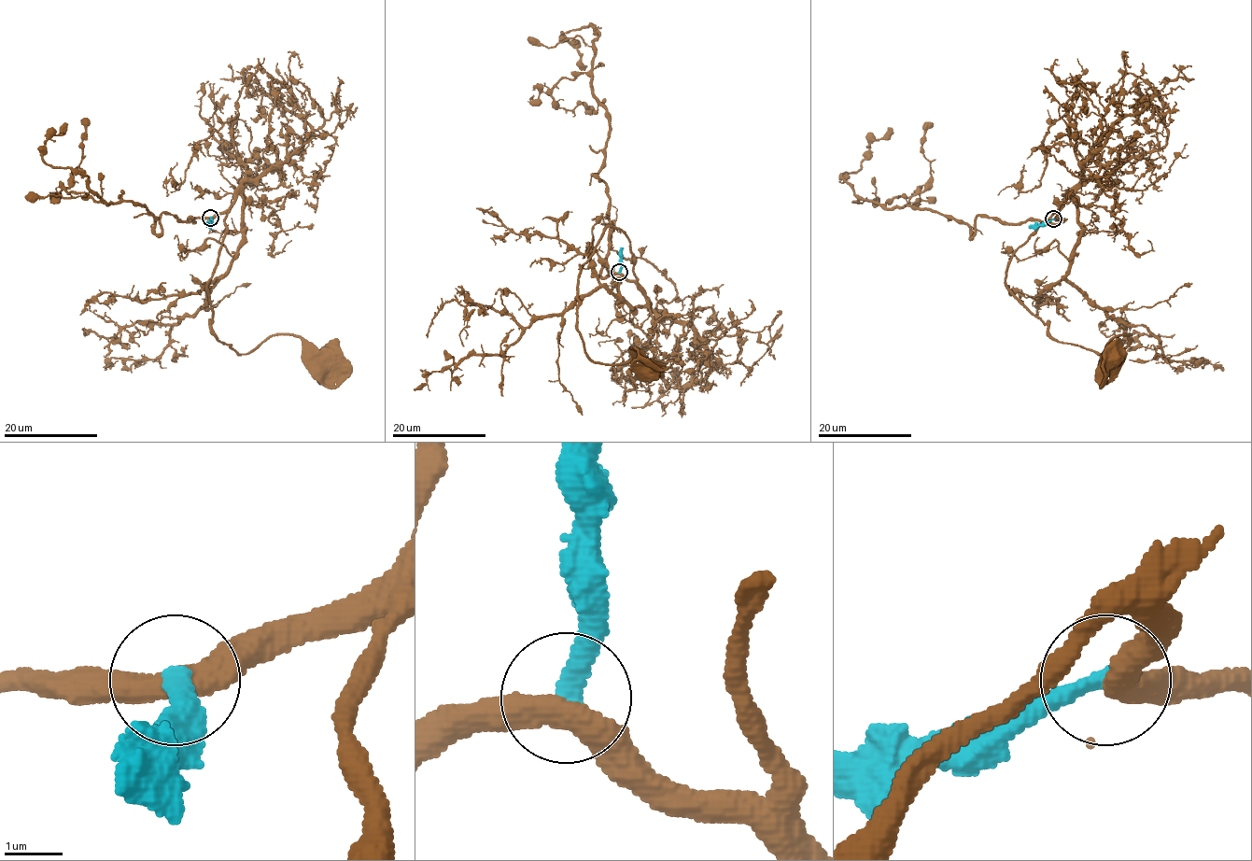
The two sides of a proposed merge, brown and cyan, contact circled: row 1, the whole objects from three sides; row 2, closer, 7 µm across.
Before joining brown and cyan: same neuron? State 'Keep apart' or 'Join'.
Keep apart

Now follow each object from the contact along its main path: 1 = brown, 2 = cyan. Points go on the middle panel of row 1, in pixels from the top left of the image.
1: (619, 272), (636, 279), (634, 257), (623, 232), (606, 228), (580, 267), (584, 353), (649, 367)
2: (619, 272), (621, 247)

